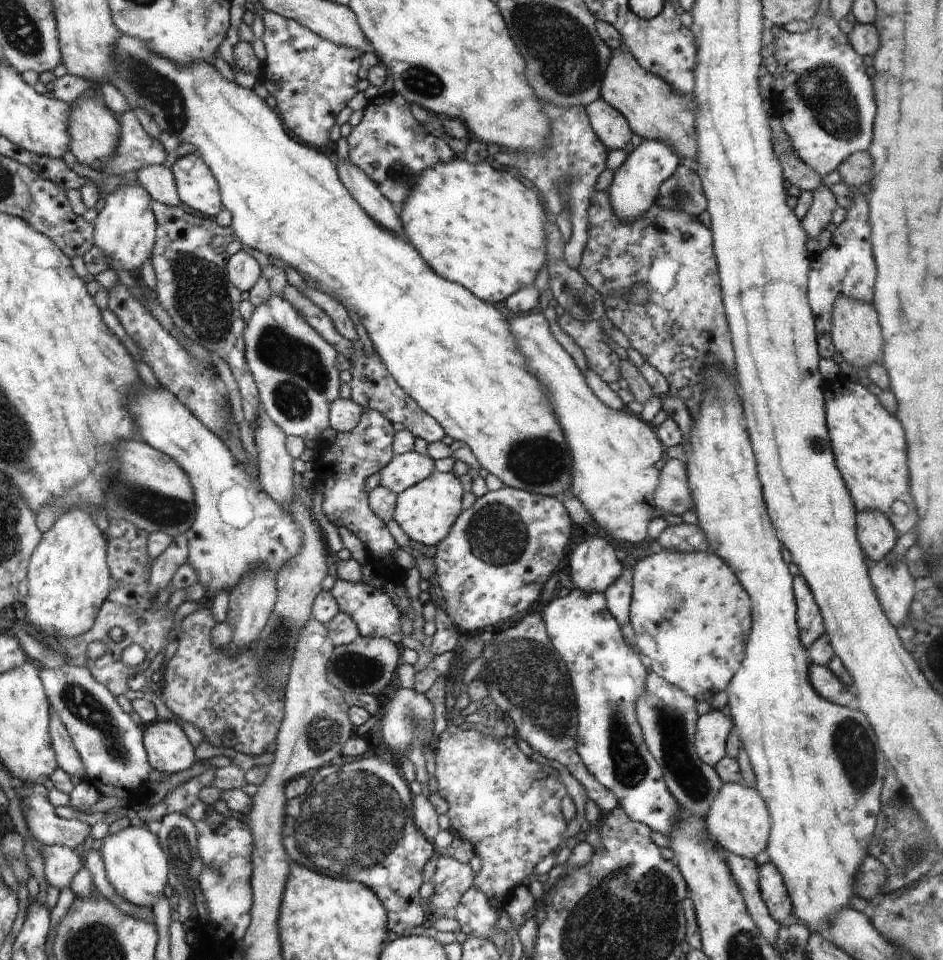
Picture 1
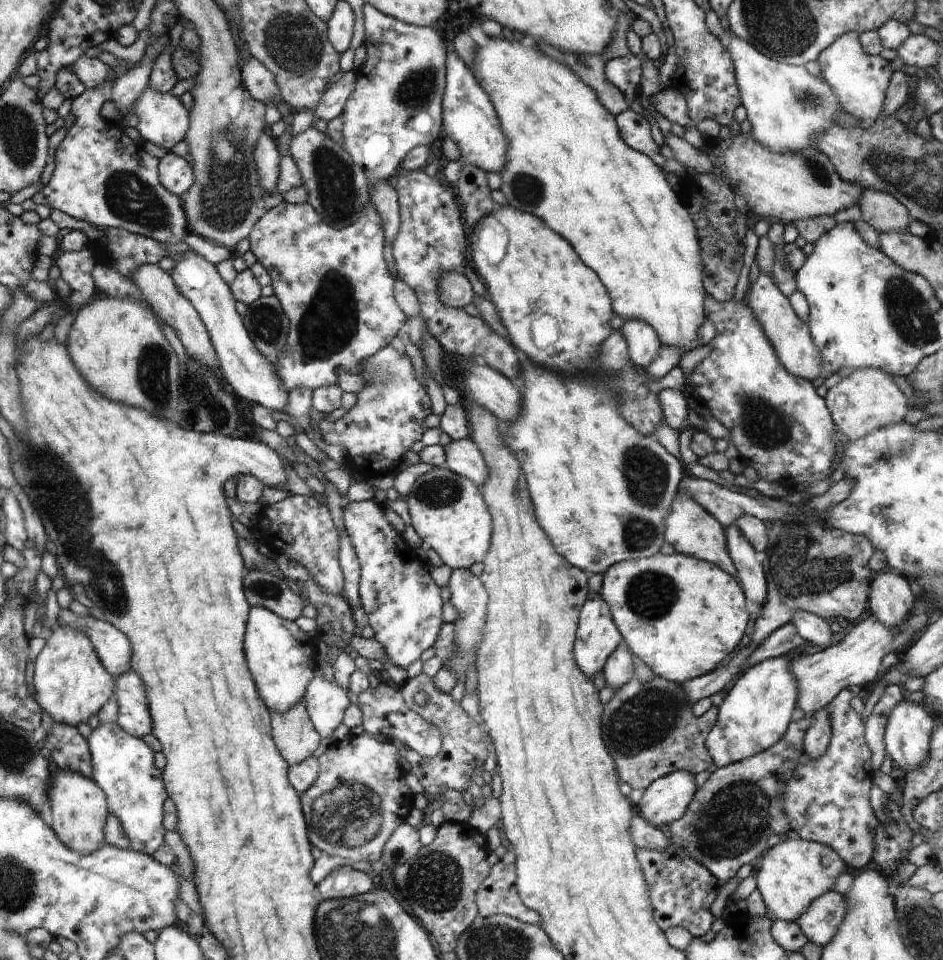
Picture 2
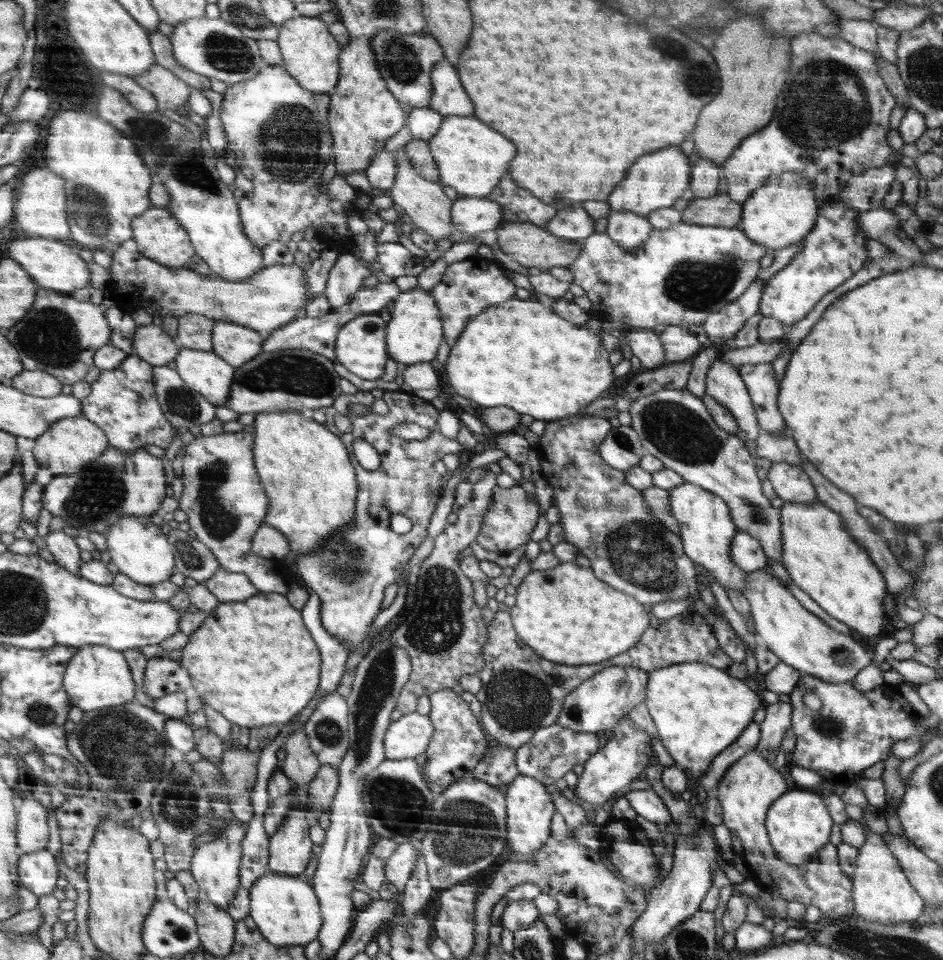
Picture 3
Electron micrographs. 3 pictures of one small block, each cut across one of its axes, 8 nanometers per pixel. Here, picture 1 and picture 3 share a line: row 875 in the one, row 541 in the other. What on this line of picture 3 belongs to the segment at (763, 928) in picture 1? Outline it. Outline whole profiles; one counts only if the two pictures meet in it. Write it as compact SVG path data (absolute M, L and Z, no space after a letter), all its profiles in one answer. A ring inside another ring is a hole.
M738 531L732 541L731 554L732 562L744 572L749 573L768 565L767 554L764 553L759 539L742 531Z

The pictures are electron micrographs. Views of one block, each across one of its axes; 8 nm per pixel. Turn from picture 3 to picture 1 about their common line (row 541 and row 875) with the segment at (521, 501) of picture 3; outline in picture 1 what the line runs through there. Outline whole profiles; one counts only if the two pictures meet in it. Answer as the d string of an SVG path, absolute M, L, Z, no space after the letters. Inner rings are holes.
M452 713L450 717L454 723L448 724L436 738L436 770L431 779L432 785L449 806L447 814L450 817L450 828L455 830L460 838L468 840L475 855L482 860L482 869L474 878L474 886L484 892L484 896L495 907L504 898L508 898L508 894L516 886L520 886L526 876L532 874L534 866L542 860L542 856L548 856L552 850L558 849L562 834L565 834L566 830L566 822L560 812L560 800L564 800L564 796L569 794L557 770L556 773L549 773L544 782L534 776L538 764L522 754L514 738L506 736L498 742L486 733L460 728L460 722Z

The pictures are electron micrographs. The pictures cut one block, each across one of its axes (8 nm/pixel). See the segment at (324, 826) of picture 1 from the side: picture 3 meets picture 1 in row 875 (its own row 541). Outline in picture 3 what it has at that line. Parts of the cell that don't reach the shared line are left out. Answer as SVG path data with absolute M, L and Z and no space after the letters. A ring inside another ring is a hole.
M359 391L356 394L340 394L334 404L325 407L326 423L324 426L332 433L339 435L343 442L348 442L348 450L353 450L354 440L362 439L372 445L380 453L380 468L378 470L364 470L356 461L355 474L360 474L360 502L356 502L356 518L352 523L342 527L340 531L332 533L328 544L324 544L320 551L297 554L296 571L308 588L318 594L321 610L321 623L326 631L338 637L350 652L354 651L370 633L372 620L380 612L380 604L384 600L384 590L394 584L406 562L412 558L414 550L426 538L426 530L430 518L436 510L436 504L442 498L442 478L432 470L434 462L440 460L444 454L458 454L463 459L469 450L457 439L446 438L438 426L438 409L428 404L422 398L410 396L410 392L388 391L383 393L382 400L389 407L389 412L378 414L370 412L364 415L354 415L348 406L360 404L366 410L374 404L376 398L371 391ZM334 416L348 416L352 423L352 432L342 433L336 428ZM400 423L418 424L430 429L430 436L424 440L402 440L392 436L390 429ZM392 514L404 514L412 521L412 529L405 534L398 534L390 529ZM344 584L344 586L358 586L360 598L330 598L330 586Z

